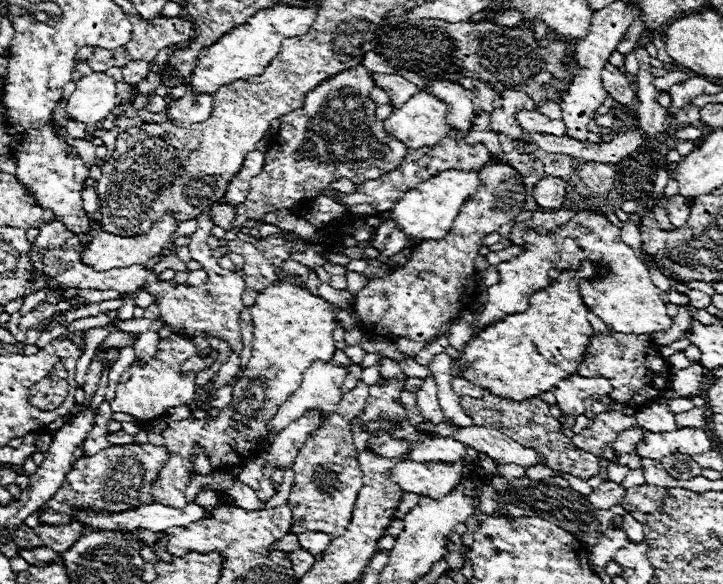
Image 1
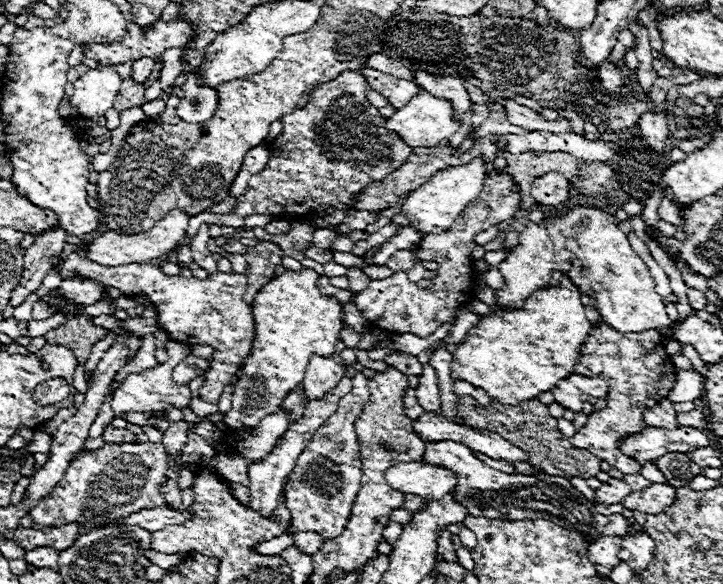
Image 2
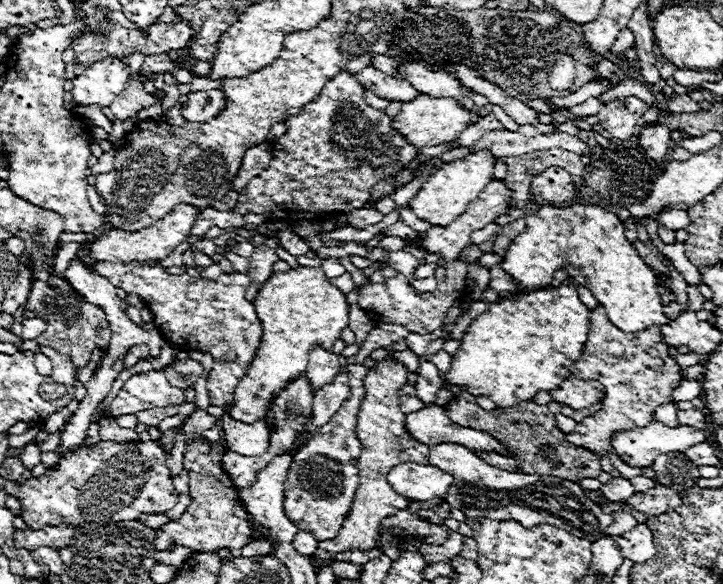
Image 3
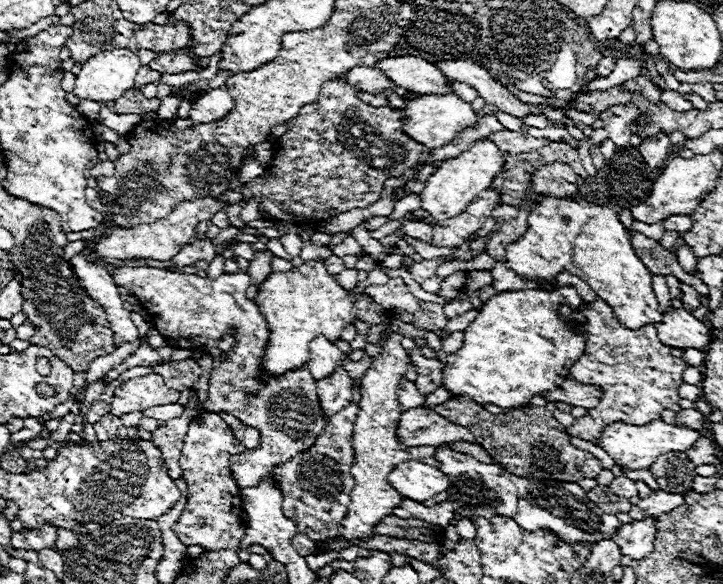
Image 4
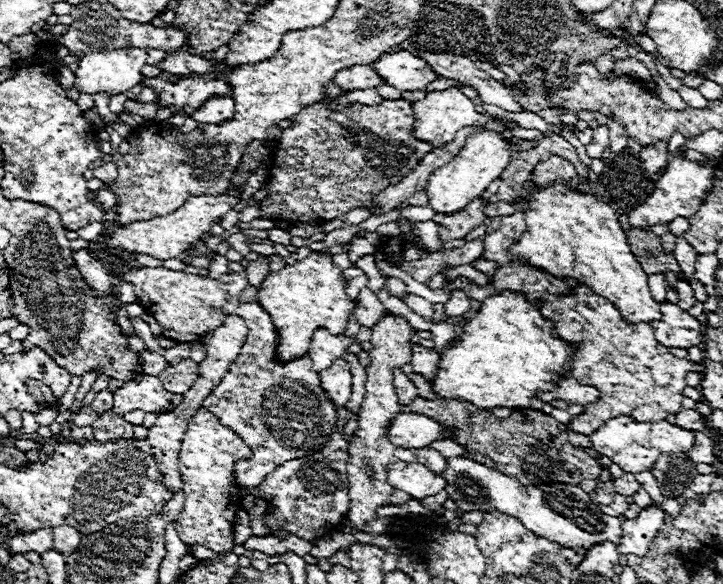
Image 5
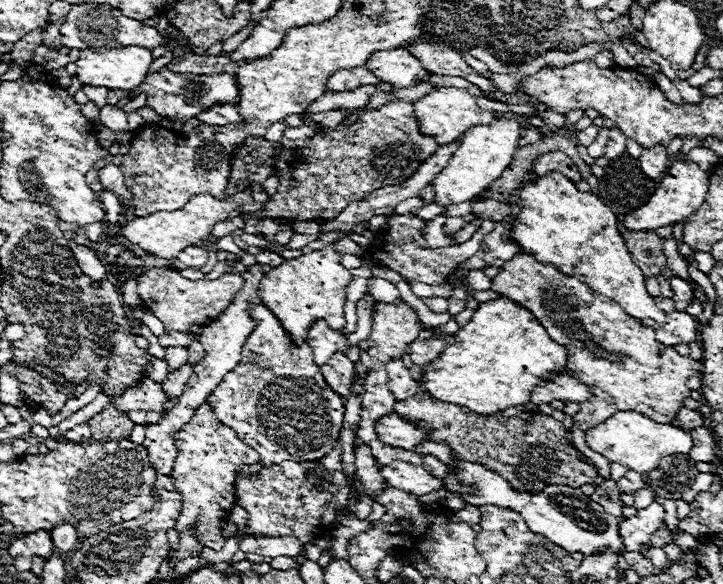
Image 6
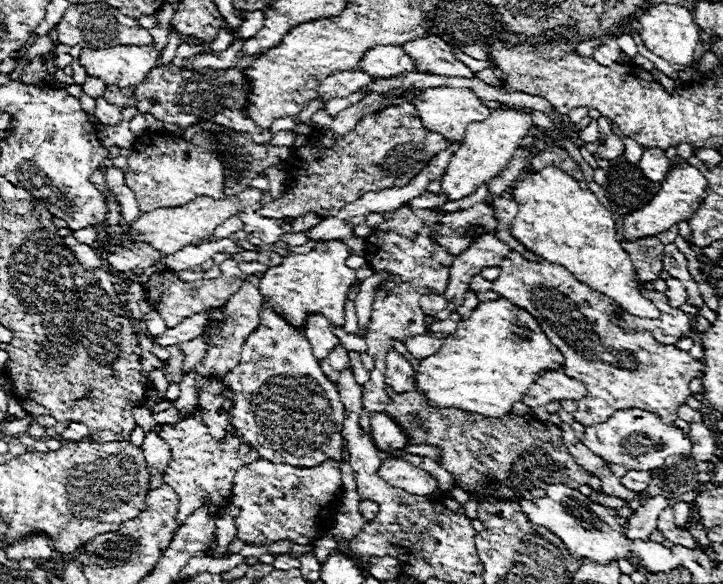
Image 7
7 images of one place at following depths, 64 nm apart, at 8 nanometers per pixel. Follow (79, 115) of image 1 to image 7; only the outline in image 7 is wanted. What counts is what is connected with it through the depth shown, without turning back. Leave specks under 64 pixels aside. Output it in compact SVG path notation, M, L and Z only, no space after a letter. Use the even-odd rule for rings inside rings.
M114 46L110 50L84 48L80 54L80 64L86 74L100 78L106 86L116 84L118 88L128 88L140 84L148 72L156 66L160 52L150 46Z

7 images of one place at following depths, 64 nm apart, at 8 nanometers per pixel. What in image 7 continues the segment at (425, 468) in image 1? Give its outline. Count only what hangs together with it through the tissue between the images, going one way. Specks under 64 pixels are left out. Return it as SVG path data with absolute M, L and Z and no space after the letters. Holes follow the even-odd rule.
M386 460L382 462L378 474L394 488L406 490L416 496L428 496L438 490L438 482L434 476L424 472L422 468L404 462L404 460Z

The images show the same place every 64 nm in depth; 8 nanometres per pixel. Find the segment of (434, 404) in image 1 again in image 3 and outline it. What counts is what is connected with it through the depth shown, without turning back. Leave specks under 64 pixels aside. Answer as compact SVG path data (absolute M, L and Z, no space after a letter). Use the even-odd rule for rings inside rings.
M420 360L416 396L424 402L424 406L434 406L434 400L440 388L442 388L442 378L440 378L438 368L432 362Z

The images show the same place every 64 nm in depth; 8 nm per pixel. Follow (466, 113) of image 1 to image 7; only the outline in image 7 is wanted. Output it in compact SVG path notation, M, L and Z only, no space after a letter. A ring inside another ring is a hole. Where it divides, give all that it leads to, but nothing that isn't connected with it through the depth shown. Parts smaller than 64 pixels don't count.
M378 46L370 48L358 64L366 74L374 78L394 78L408 72L416 72L416 64L400 46Z

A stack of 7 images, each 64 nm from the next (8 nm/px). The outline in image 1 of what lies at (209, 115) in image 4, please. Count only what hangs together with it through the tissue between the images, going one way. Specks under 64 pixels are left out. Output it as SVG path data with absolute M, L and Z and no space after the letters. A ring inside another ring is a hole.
M190 86L184 98L176 100L166 108L168 118L176 124L196 124L204 122L212 114L212 96L210 94L192 94Z

